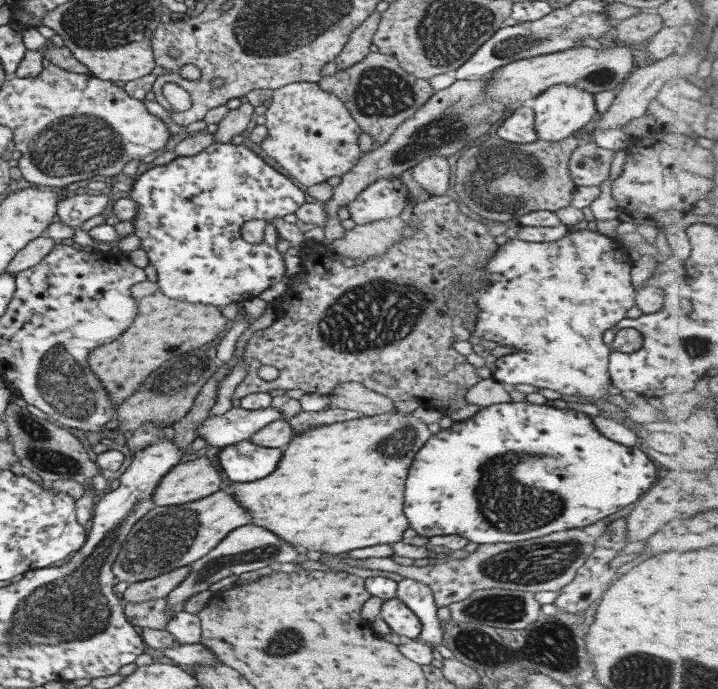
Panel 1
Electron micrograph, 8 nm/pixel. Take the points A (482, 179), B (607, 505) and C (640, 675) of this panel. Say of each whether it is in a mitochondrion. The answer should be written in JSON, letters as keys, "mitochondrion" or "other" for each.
{"A":"mitochondrion","B":"other","C":"mitochondrion"}

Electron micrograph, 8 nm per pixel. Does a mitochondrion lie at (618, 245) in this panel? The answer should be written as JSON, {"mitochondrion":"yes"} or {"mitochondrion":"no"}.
{"mitochondrion":"no"}

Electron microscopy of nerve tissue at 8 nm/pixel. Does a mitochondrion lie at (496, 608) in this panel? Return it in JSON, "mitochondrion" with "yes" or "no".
{"mitochondrion":"yes"}

